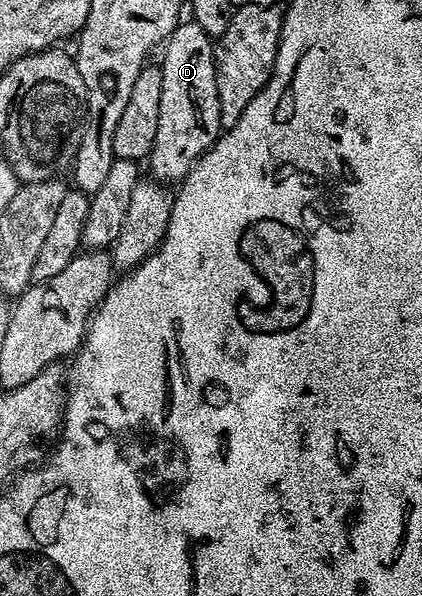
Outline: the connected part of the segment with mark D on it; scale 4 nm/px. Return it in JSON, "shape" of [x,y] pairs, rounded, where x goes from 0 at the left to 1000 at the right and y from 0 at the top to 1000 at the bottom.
{"shape":[[[443,32],[415,44],[412,52],[393,62],[384,82],[382,180],[372,186],[372,233],[363,233],[353,265],[355,295],[379,307],[398,307],[396,304],[424,307],[462,279],[472,262],[519,232],[524,221],[519,161],[509,131],[509,79],[502,64],[491,62],[486,52],[476,52],[476,45],[464,42],[460,34]]]}

